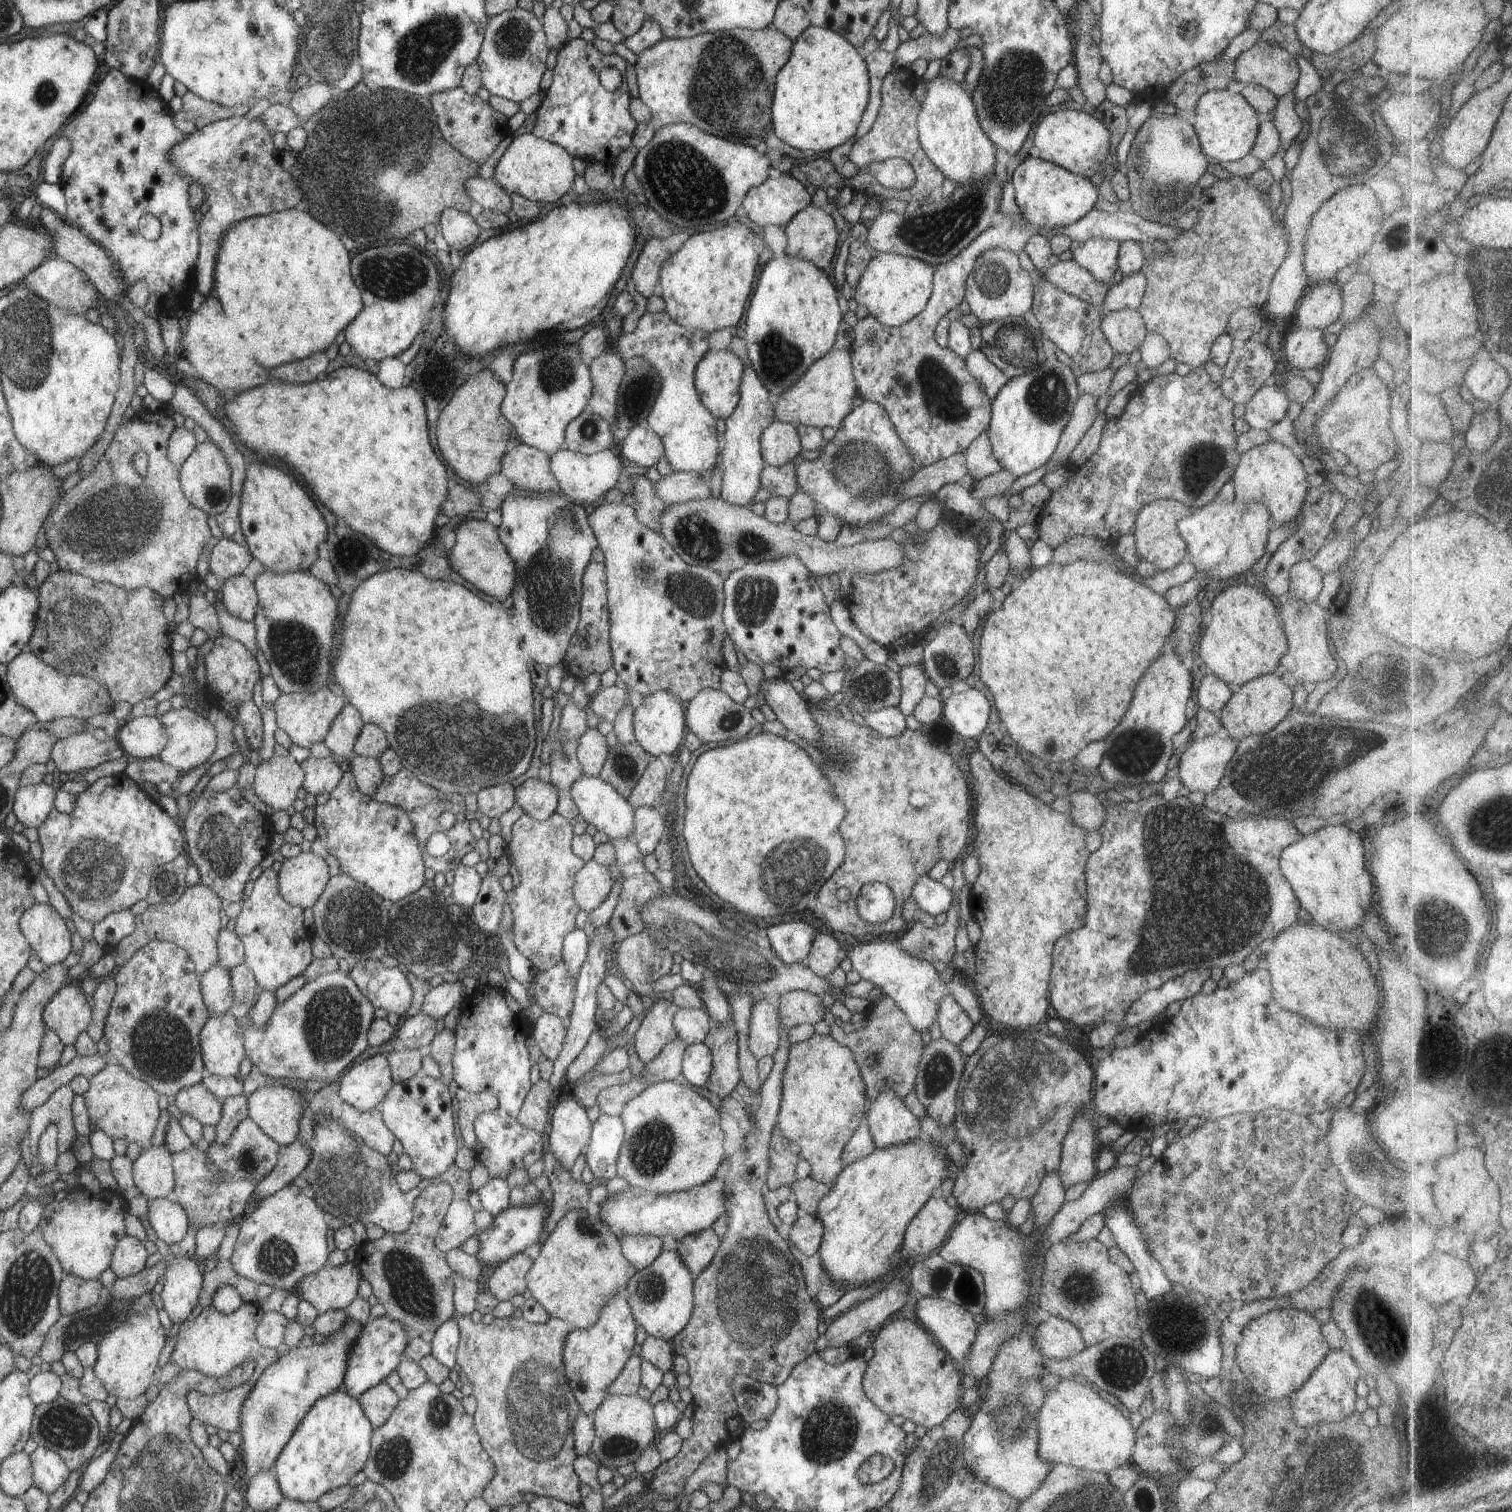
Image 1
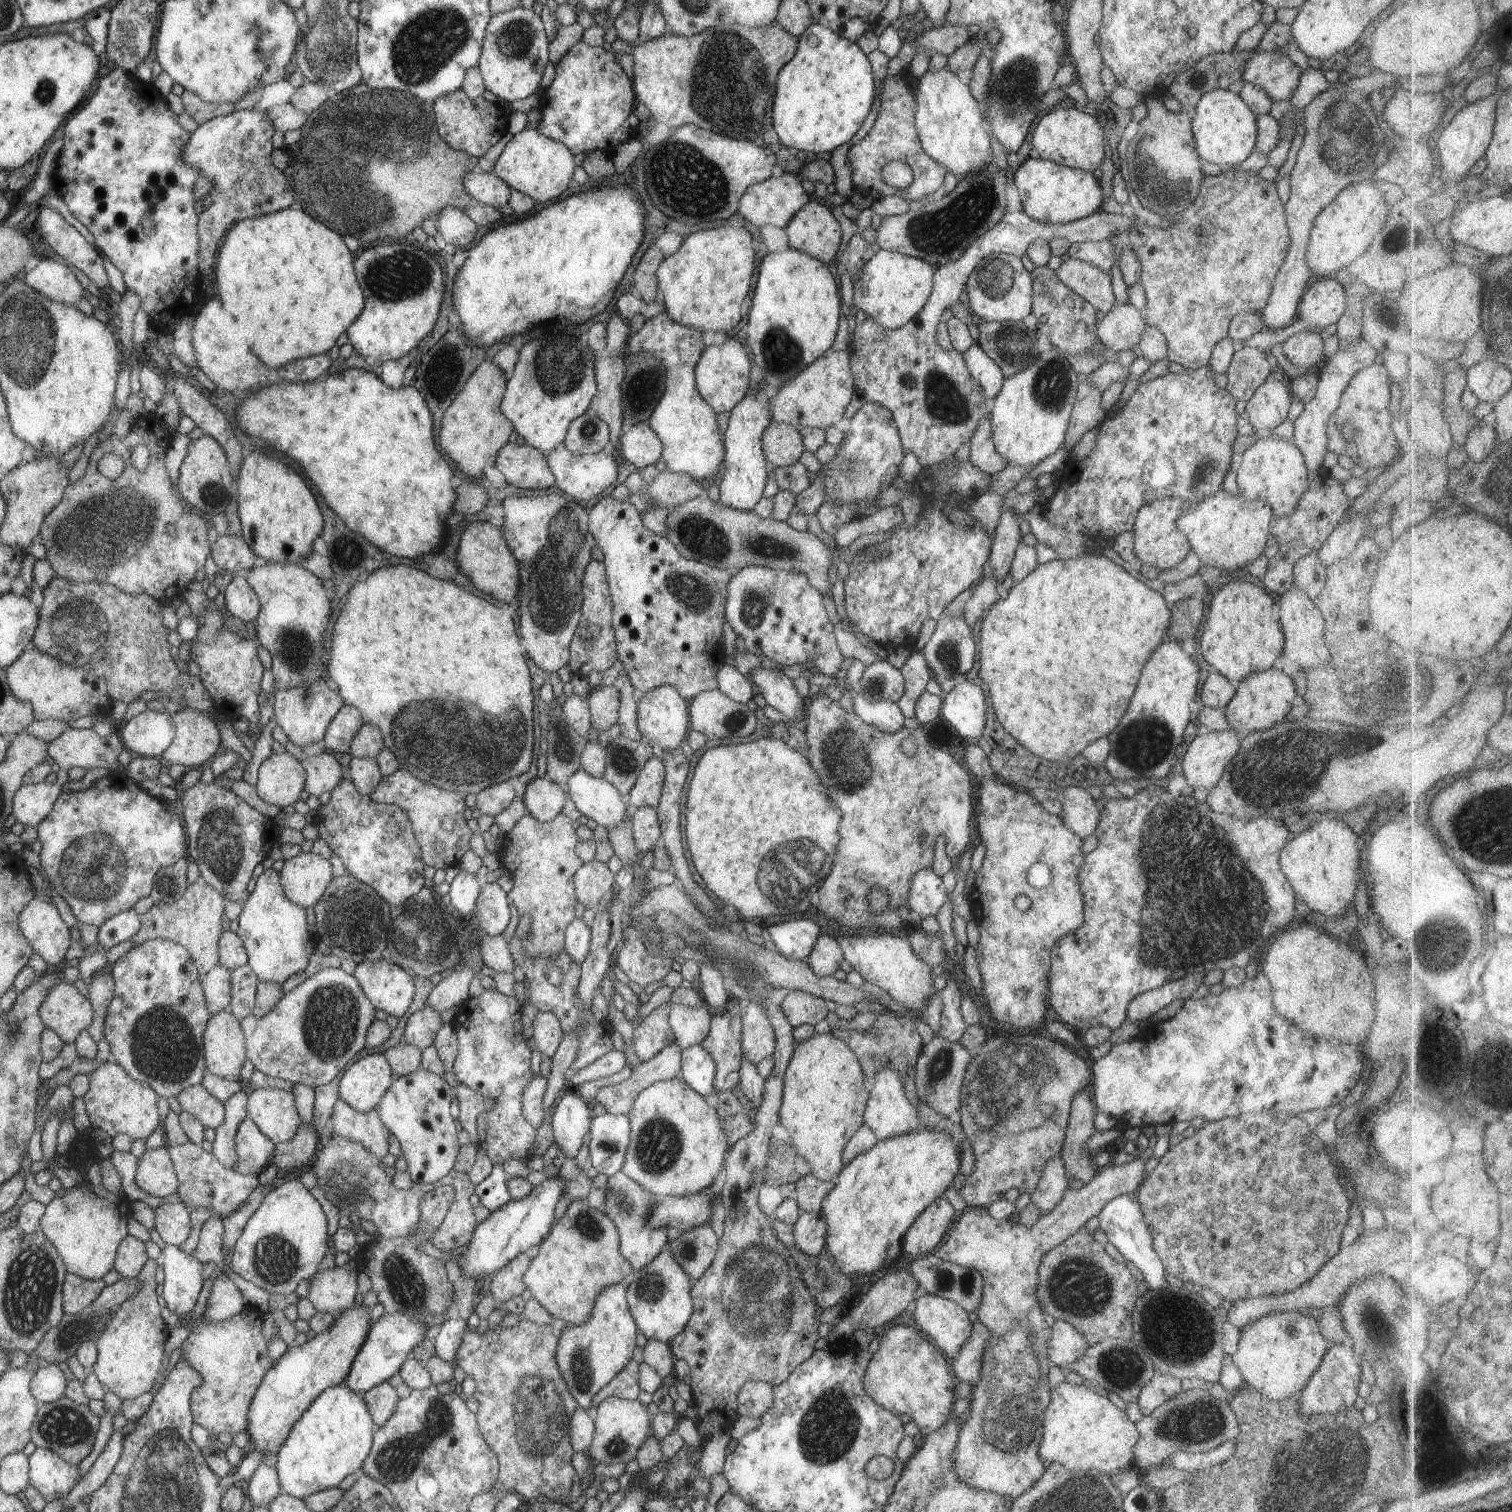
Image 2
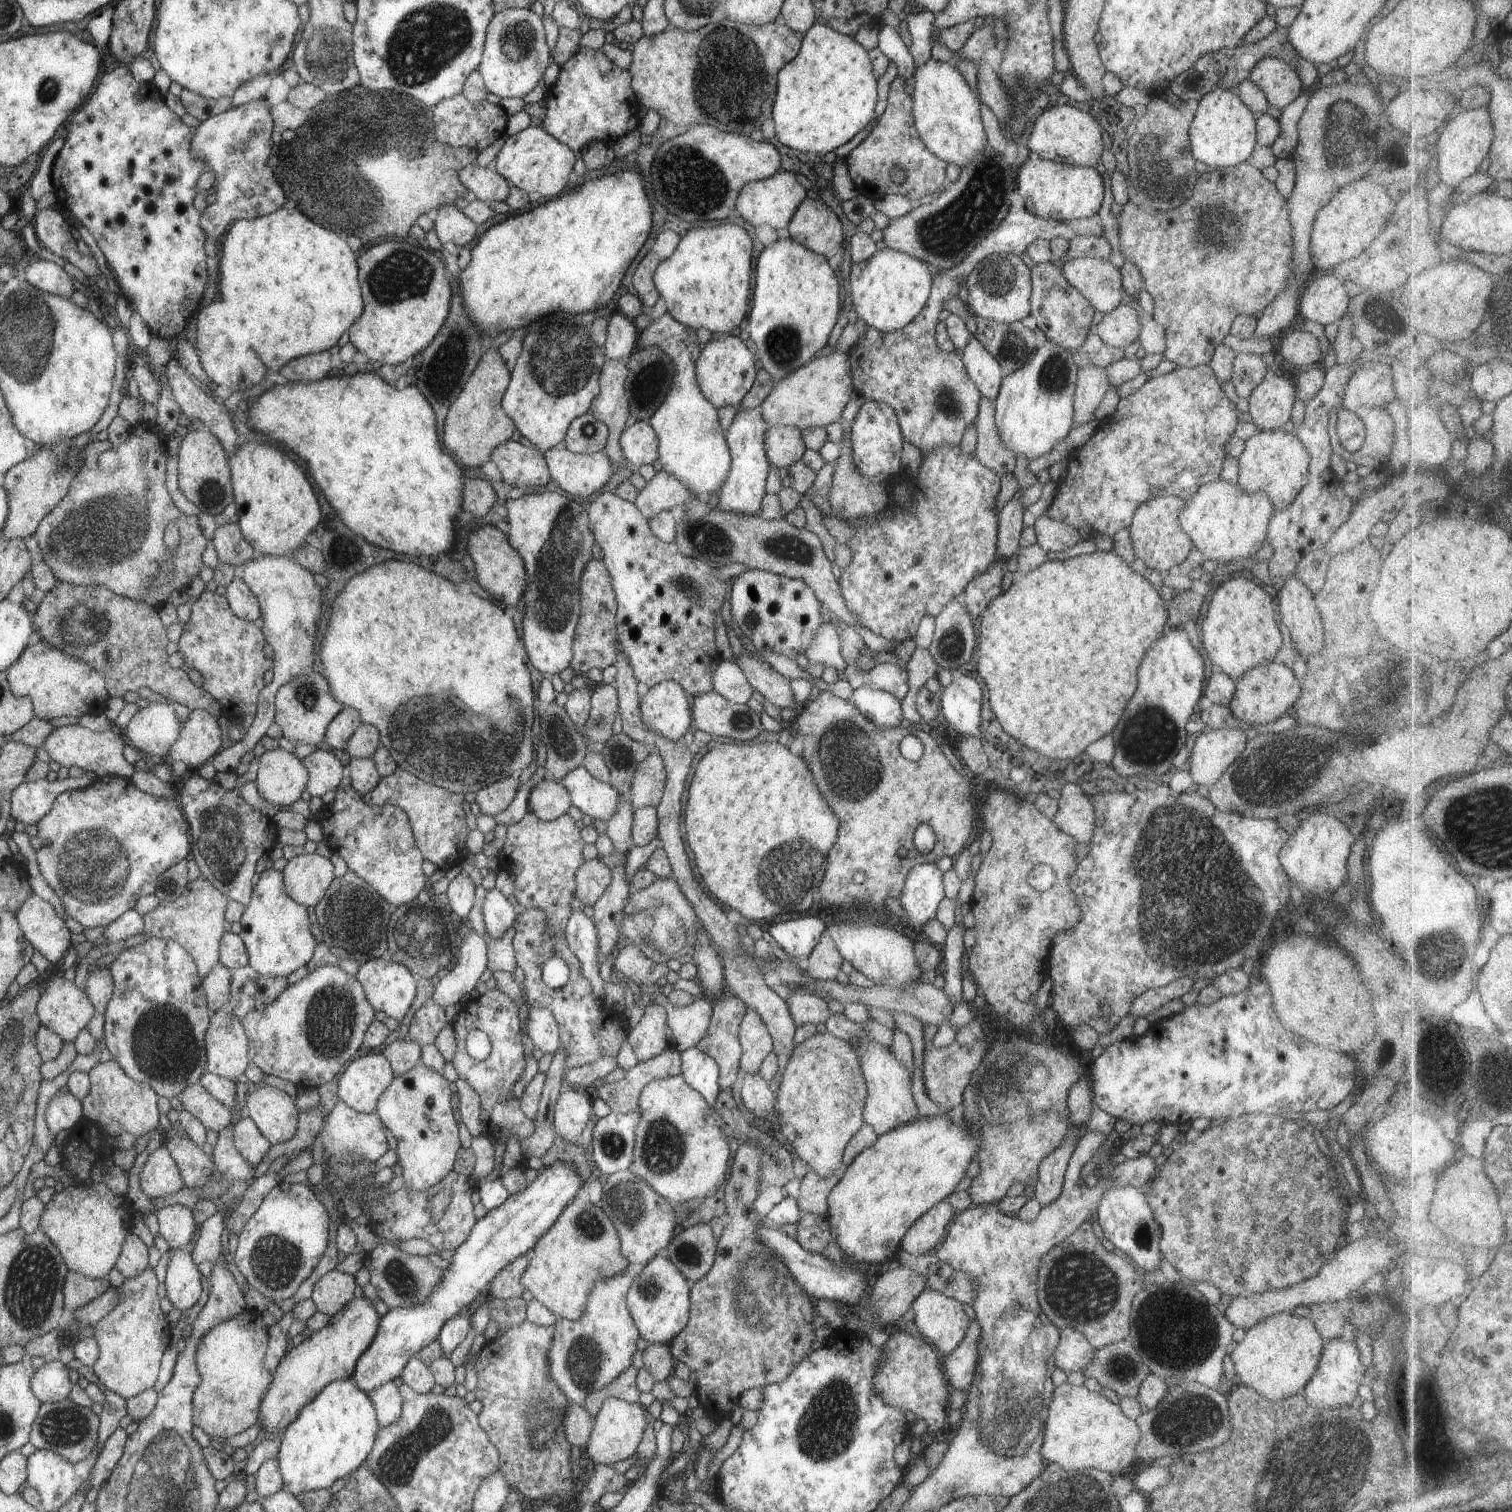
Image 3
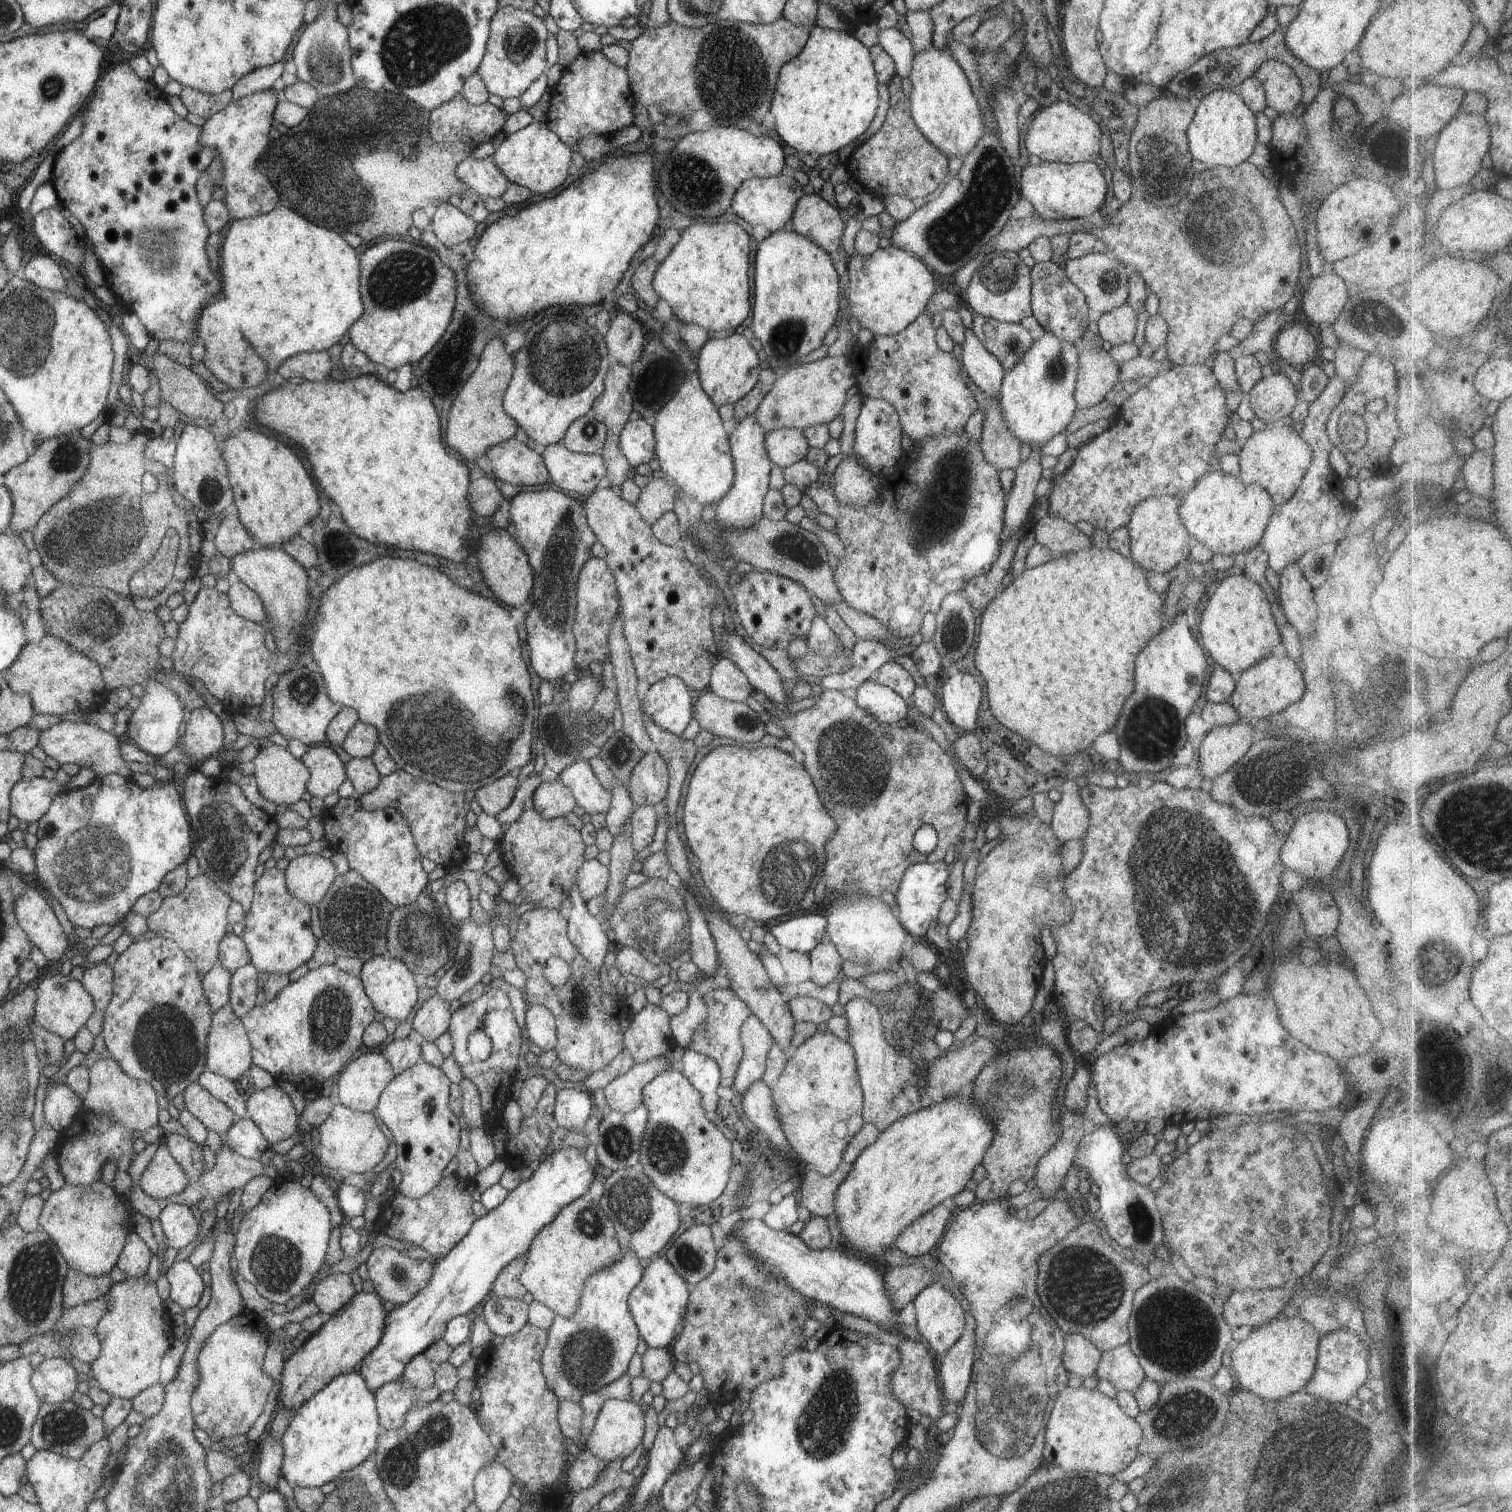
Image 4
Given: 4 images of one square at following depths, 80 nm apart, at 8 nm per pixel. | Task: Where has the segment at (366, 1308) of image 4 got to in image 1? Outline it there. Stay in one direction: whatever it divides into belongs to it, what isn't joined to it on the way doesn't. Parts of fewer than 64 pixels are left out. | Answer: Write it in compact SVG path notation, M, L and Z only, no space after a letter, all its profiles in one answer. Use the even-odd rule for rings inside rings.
M349 1318L338 1332L328 1335L324 1343L292 1347L285 1356L264 1369L244 1404L242 1426L238 1430L242 1443L233 1466L235 1481L244 1480L249 1484L259 1473L272 1470L315 1402L342 1388L351 1348L362 1330L359 1322Z

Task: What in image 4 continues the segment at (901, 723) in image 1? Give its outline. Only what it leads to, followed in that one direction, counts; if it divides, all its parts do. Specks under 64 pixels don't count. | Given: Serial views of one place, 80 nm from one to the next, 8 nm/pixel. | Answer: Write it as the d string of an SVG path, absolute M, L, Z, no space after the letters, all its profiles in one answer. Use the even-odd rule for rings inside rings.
M870 680L856 689L854 699L860 708L867 710L879 723L896 725L907 716L907 701L891 688Z

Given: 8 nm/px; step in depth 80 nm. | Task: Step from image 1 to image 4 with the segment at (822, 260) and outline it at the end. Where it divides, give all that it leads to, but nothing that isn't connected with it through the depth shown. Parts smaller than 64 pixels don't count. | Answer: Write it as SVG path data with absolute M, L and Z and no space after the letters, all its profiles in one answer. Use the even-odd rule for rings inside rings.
M816 193L802 195L791 216L789 228L816 243L828 254L839 252L846 218Z

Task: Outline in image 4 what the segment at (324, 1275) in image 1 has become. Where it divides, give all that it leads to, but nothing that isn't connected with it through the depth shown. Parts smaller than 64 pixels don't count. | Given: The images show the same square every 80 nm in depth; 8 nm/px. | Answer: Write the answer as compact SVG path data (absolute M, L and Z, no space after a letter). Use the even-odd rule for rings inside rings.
M328 1273L315 1285L311 1299L316 1303L320 1313L329 1316L338 1313L343 1306L354 1300L352 1278L344 1273Z

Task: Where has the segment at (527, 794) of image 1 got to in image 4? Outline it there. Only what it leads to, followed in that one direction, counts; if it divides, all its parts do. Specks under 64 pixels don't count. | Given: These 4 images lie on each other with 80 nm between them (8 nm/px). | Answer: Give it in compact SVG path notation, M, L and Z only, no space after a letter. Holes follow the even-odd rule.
M560 780L542 782L534 791L529 806L545 819L566 817L577 805L574 792Z

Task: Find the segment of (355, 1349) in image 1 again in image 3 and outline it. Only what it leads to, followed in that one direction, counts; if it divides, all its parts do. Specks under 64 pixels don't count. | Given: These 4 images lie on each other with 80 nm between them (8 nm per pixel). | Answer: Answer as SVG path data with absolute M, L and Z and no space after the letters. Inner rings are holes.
M556 1162L553 1166L542 1168L538 1178L529 1184L521 1193L510 1195L500 1206L489 1210L484 1218L476 1221L471 1234L463 1245L460 1245L452 1258L451 1265L444 1269L443 1282L433 1291L427 1301L416 1307L394 1307L390 1309L379 1322L379 1330L375 1340L363 1352L363 1356L356 1363L355 1372L351 1376L355 1385L369 1394L372 1389L383 1385L388 1380L398 1378L403 1372L405 1364L422 1350L424 1346L436 1341L442 1328L448 1320L466 1310L466 1306L475 1300L483 1290L488 1290L490 1282L499 1272L519 1256L524 1255L530 1248L534 1249L539 1238L546 1234L551 1226L559 1220L560 1213L576 1197L584 1182L579 1171L573 1165Z

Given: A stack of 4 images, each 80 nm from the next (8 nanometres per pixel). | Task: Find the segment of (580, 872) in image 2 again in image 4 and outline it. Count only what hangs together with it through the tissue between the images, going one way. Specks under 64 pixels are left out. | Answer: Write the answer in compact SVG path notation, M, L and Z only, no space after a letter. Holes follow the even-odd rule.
M588 859L577 872L577 885L584 902L600 896L607 889L610 880L608 867L602 865L598 859Z

